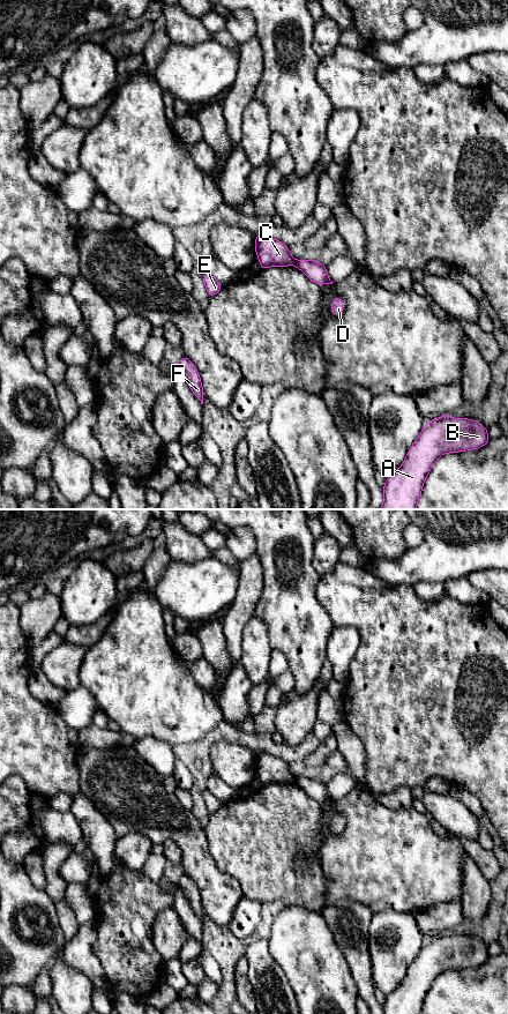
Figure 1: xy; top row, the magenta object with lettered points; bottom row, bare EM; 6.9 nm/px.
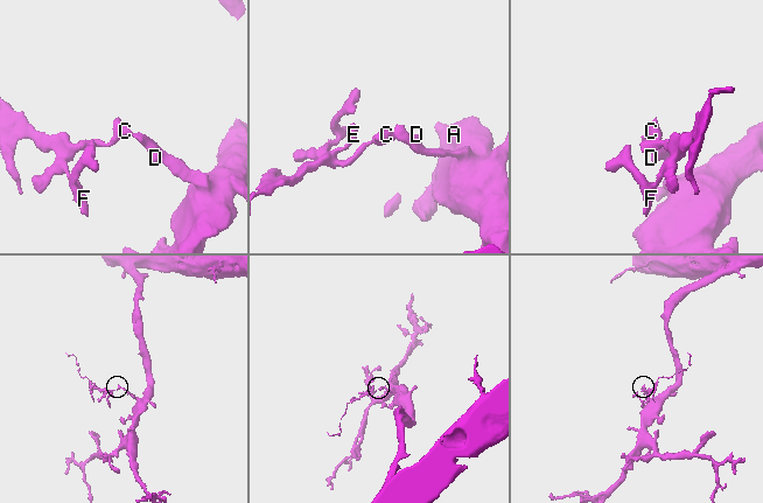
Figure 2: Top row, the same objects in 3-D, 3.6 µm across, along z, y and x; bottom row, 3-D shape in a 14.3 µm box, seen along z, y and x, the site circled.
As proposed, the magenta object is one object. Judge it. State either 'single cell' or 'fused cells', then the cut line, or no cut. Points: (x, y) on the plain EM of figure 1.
fused cells | xy (296, 778), (293, 782)

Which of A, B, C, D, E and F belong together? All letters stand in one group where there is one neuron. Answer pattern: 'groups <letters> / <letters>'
groups A B D / C E F

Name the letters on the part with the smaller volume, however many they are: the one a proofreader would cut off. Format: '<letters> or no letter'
C, E, F

